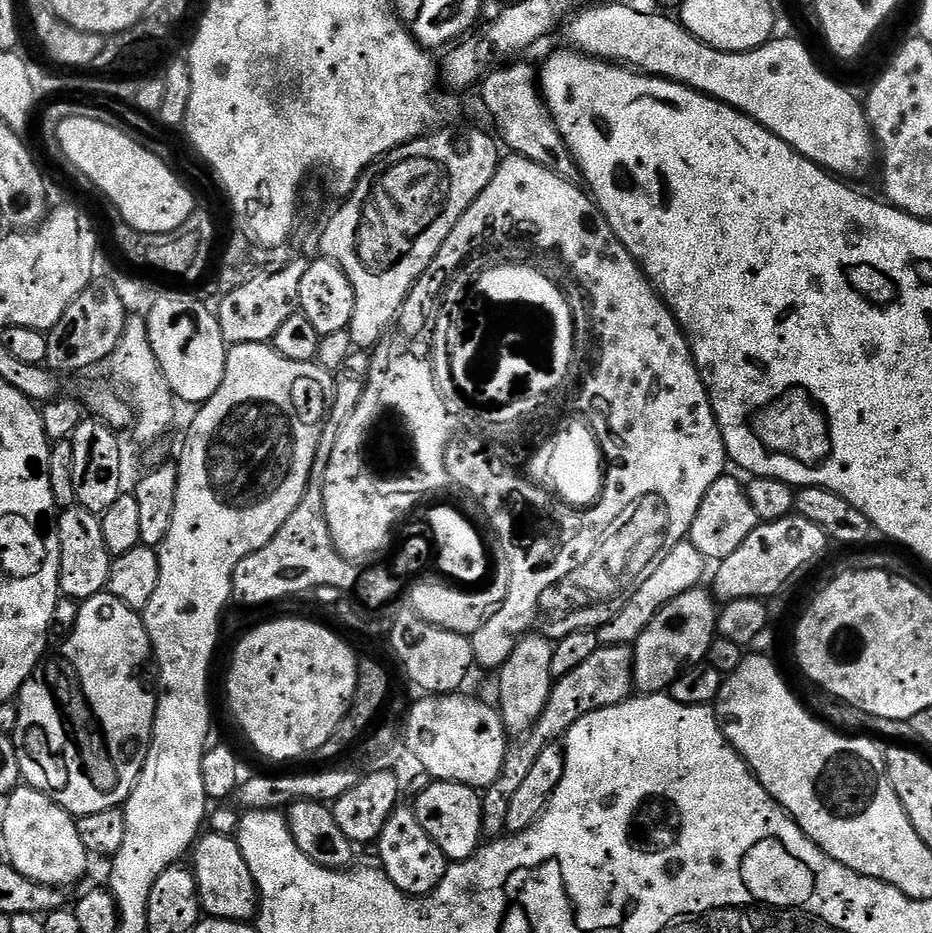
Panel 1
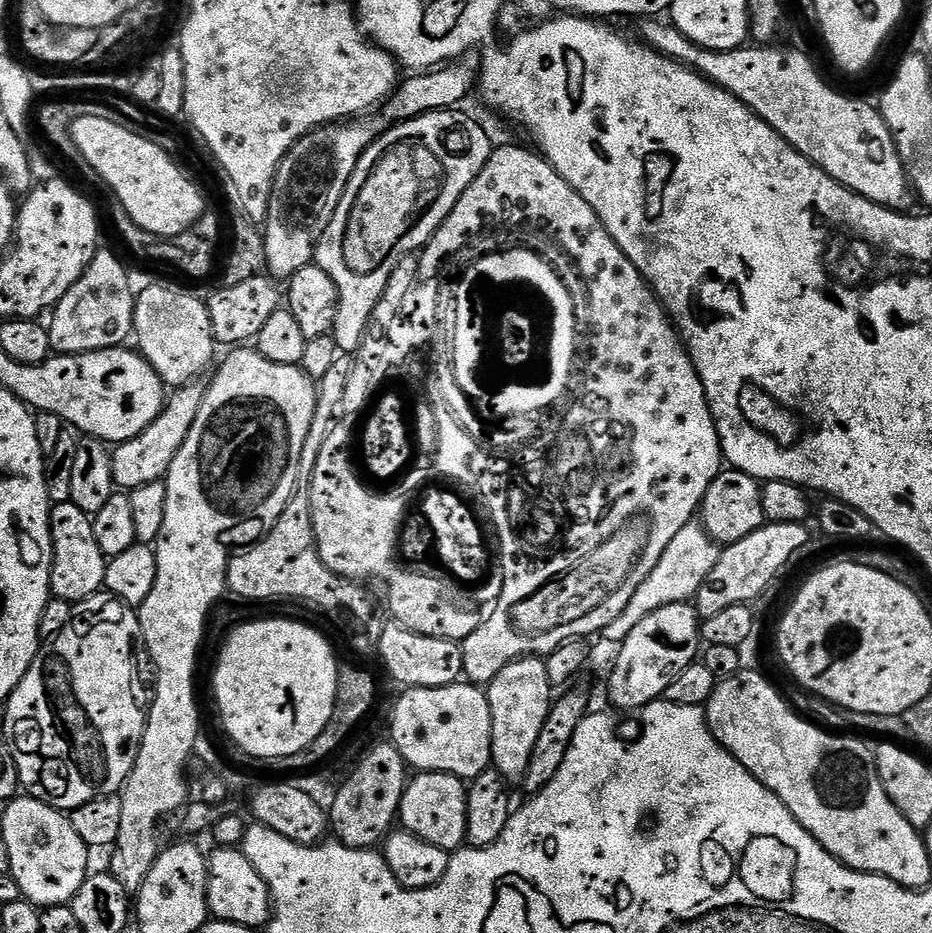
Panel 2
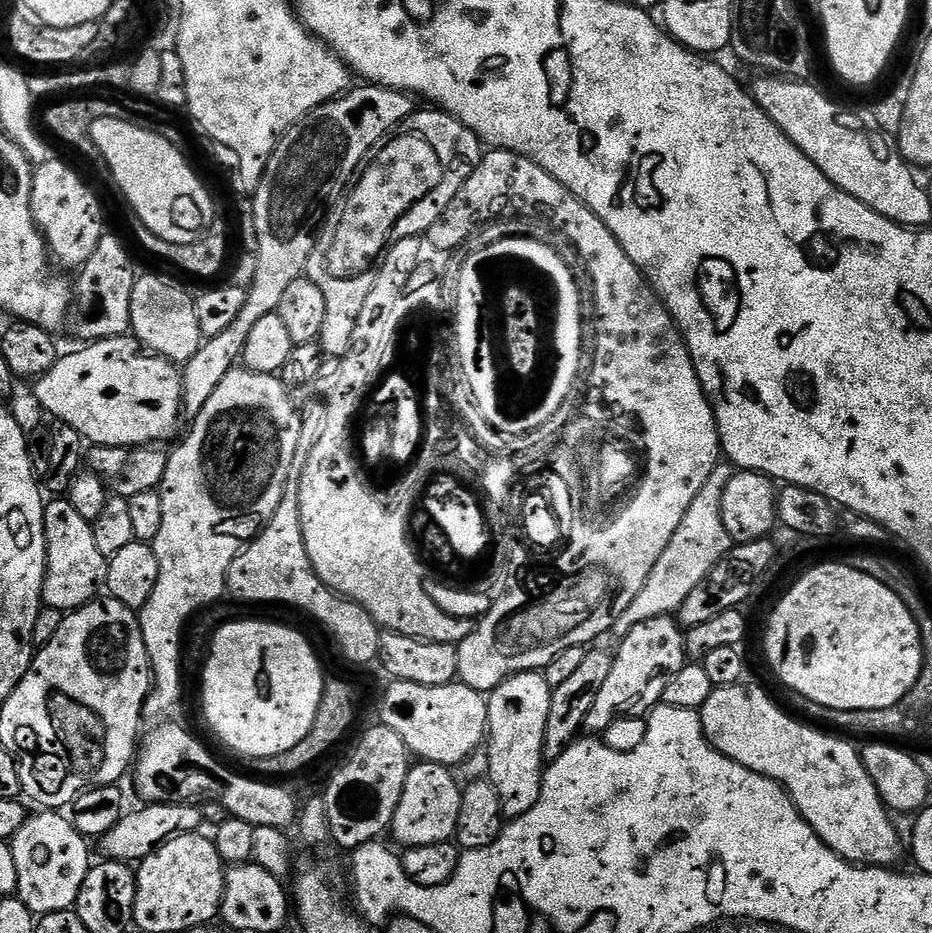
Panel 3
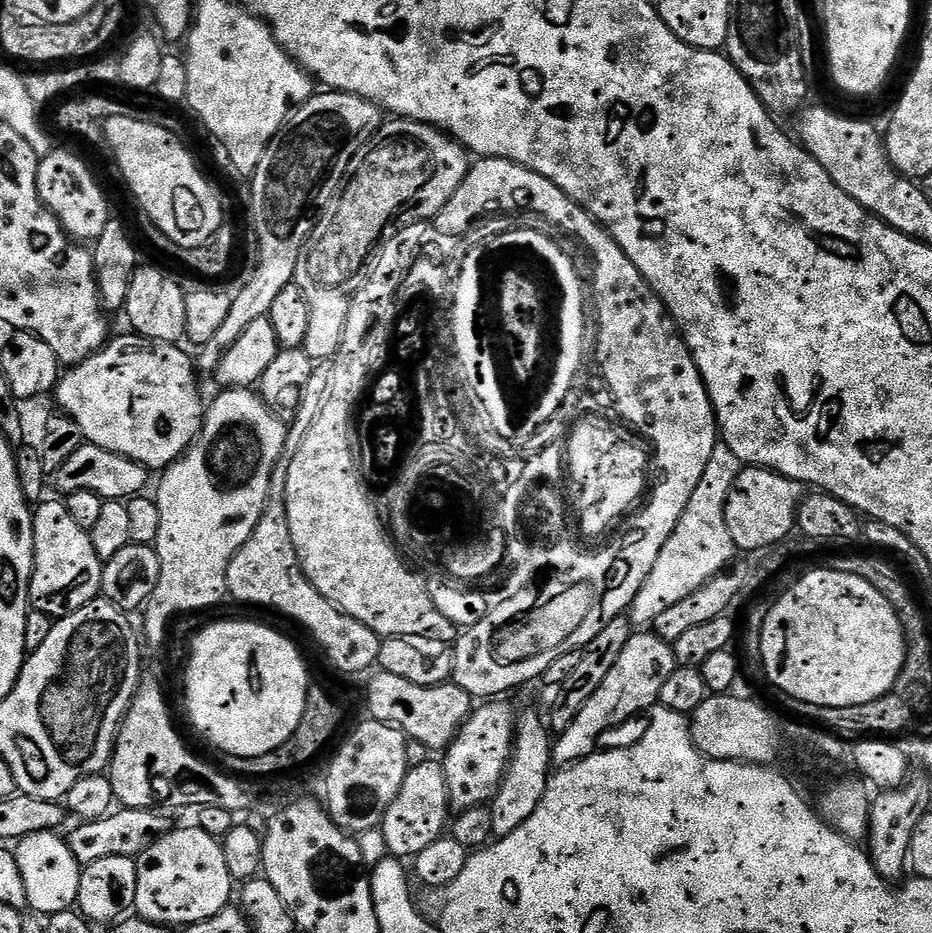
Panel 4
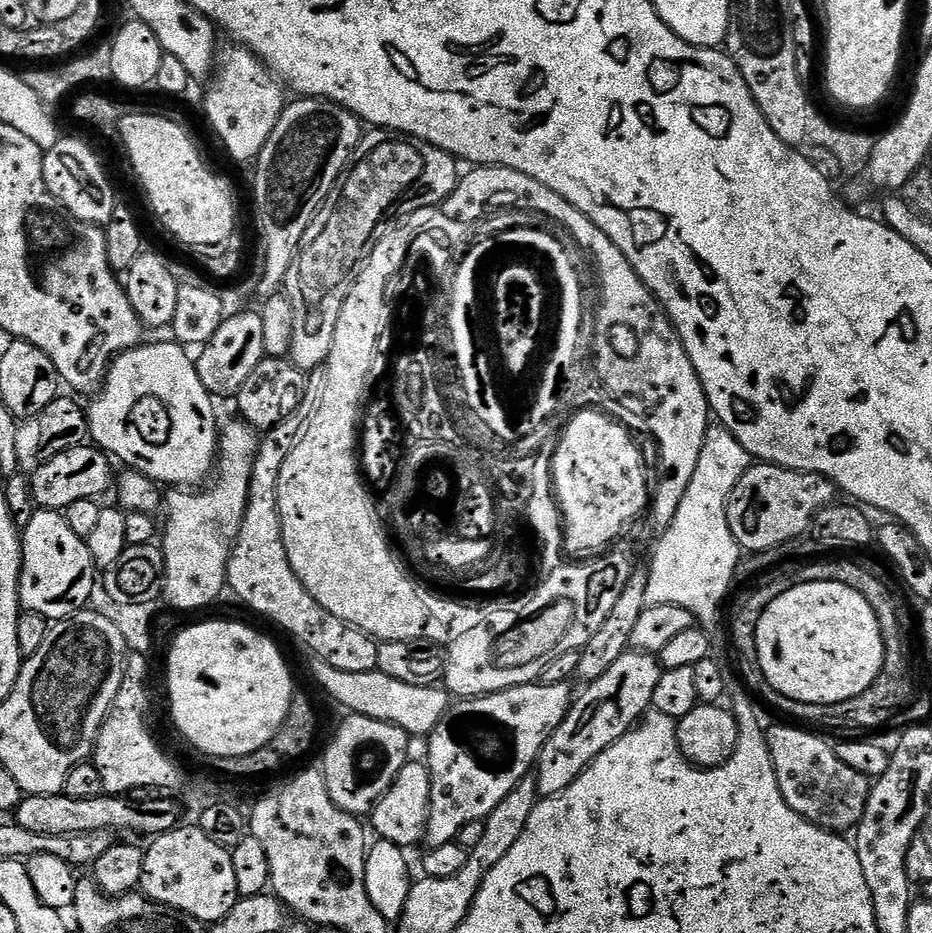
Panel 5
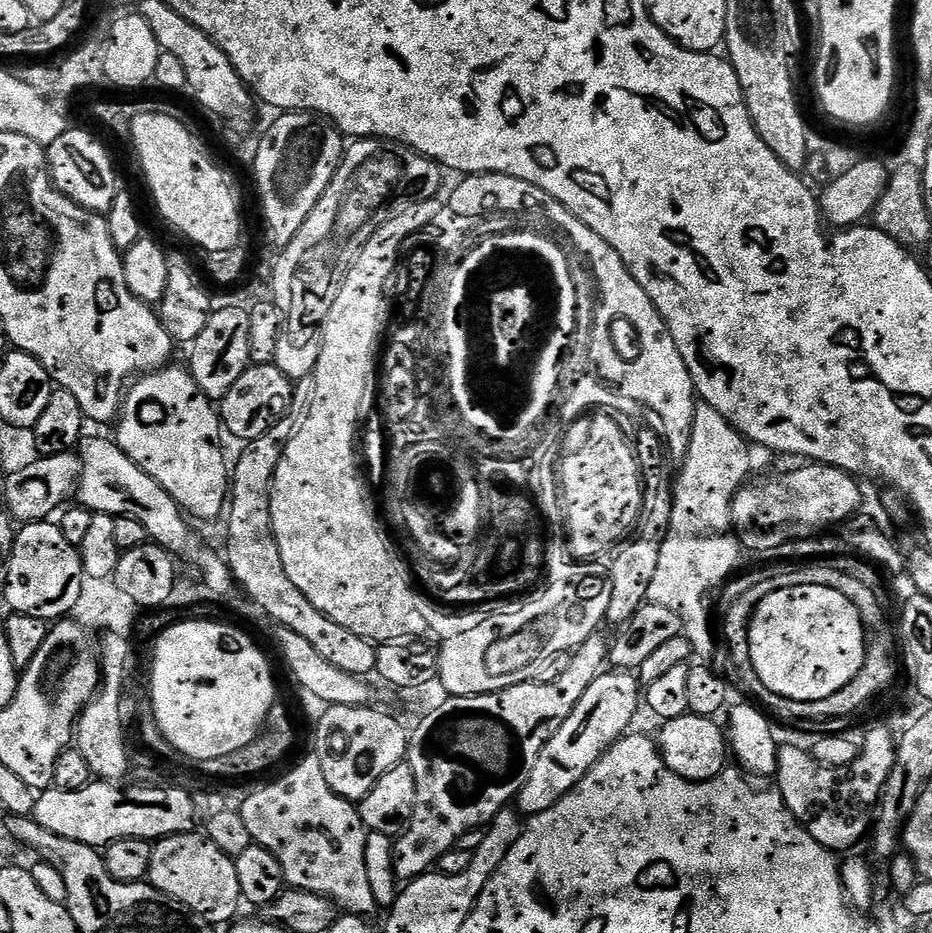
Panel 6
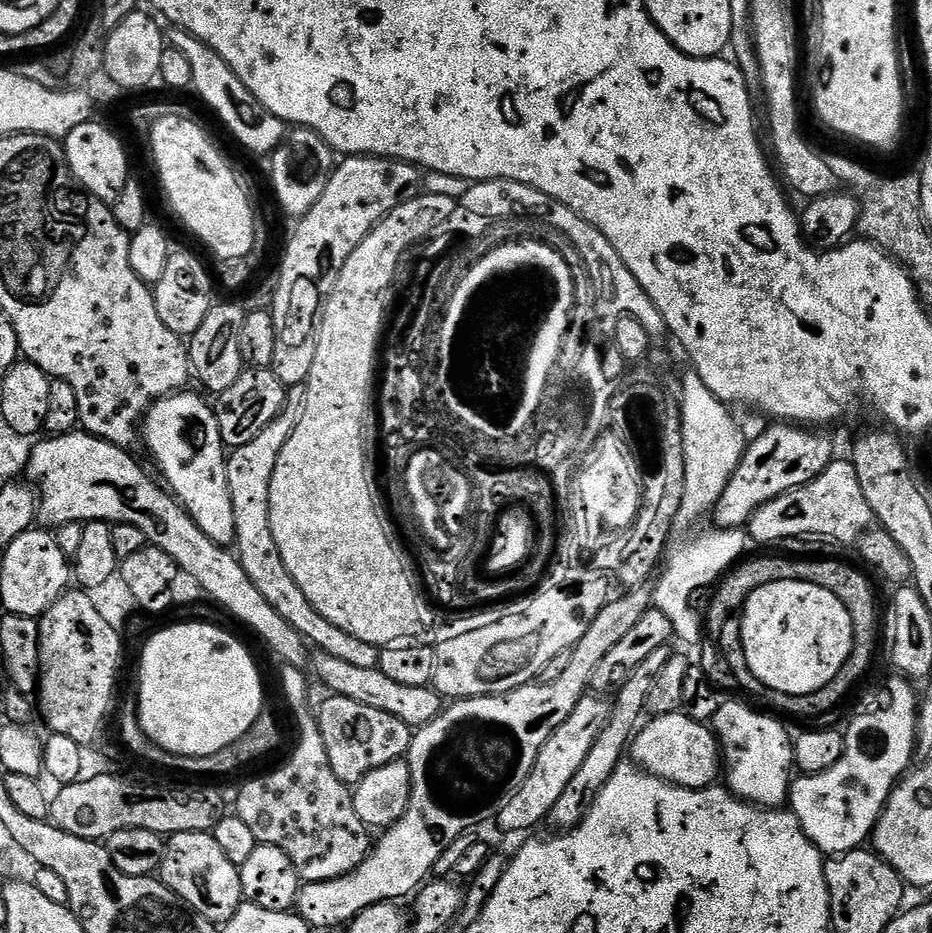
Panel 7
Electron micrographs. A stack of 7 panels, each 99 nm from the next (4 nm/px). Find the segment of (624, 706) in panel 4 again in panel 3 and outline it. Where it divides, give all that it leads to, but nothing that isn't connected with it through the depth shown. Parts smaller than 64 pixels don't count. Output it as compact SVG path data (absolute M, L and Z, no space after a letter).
M672 616L650 618L650 622L642 622L630 630L619 641L620 649L615 649L612 657L612 669L598 690L598 698L594 698L594 706L590 706L590 714L586 714L583 731L588 734L604 734L615 720L623 716L640 716L652 711L661 703L666 690L666 682L682 670L686 662L684 638L686 632Z

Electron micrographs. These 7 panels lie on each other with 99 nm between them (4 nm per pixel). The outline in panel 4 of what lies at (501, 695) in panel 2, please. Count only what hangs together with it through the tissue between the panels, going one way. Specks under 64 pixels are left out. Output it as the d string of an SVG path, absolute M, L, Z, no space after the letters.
M520 712L516 721L516 738L512 746L512 759L508 769L500 781L500 789L490 801L492 809L492 835L499 838L518 830L534 810L538 810L538 802L542 802L542 794L546 794L552 758L553 741L549 729L542 716L536 712Z

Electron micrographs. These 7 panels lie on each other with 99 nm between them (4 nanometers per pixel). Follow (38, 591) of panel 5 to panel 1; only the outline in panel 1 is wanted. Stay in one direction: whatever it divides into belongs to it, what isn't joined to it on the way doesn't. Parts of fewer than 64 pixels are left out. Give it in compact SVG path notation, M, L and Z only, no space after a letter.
M79 506L63 509L56 521L60 543L60 590L71 600L83 602L97 596L108 587L113 556L106 550L102 526L97 513Z

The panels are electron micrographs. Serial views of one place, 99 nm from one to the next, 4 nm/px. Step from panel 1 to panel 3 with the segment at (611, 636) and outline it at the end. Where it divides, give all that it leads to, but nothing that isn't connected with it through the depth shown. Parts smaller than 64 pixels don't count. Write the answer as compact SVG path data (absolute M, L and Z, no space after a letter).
M720 462L710 478L706 478L702 490L698 490L694 502L690 502L690 510L686 510L678 530L674 530L670 546L666 546L666 550L662 550L662 558L654 562L654 570L650 570L646 586L638 590L638 598L634 598L634 602L630 602L630 606L626 606L626 610L622 610L622 614L616 619L611 631L613 637L623 638L630 634L630 630L634 630L634 626L650 622L650 618L679 613L682 602L686 602L686 594L704 583L710 570L714 570L714 566L731 553L734 541L722 522L722 494L726 494L726 485L730 482L733 471L731 463Z

